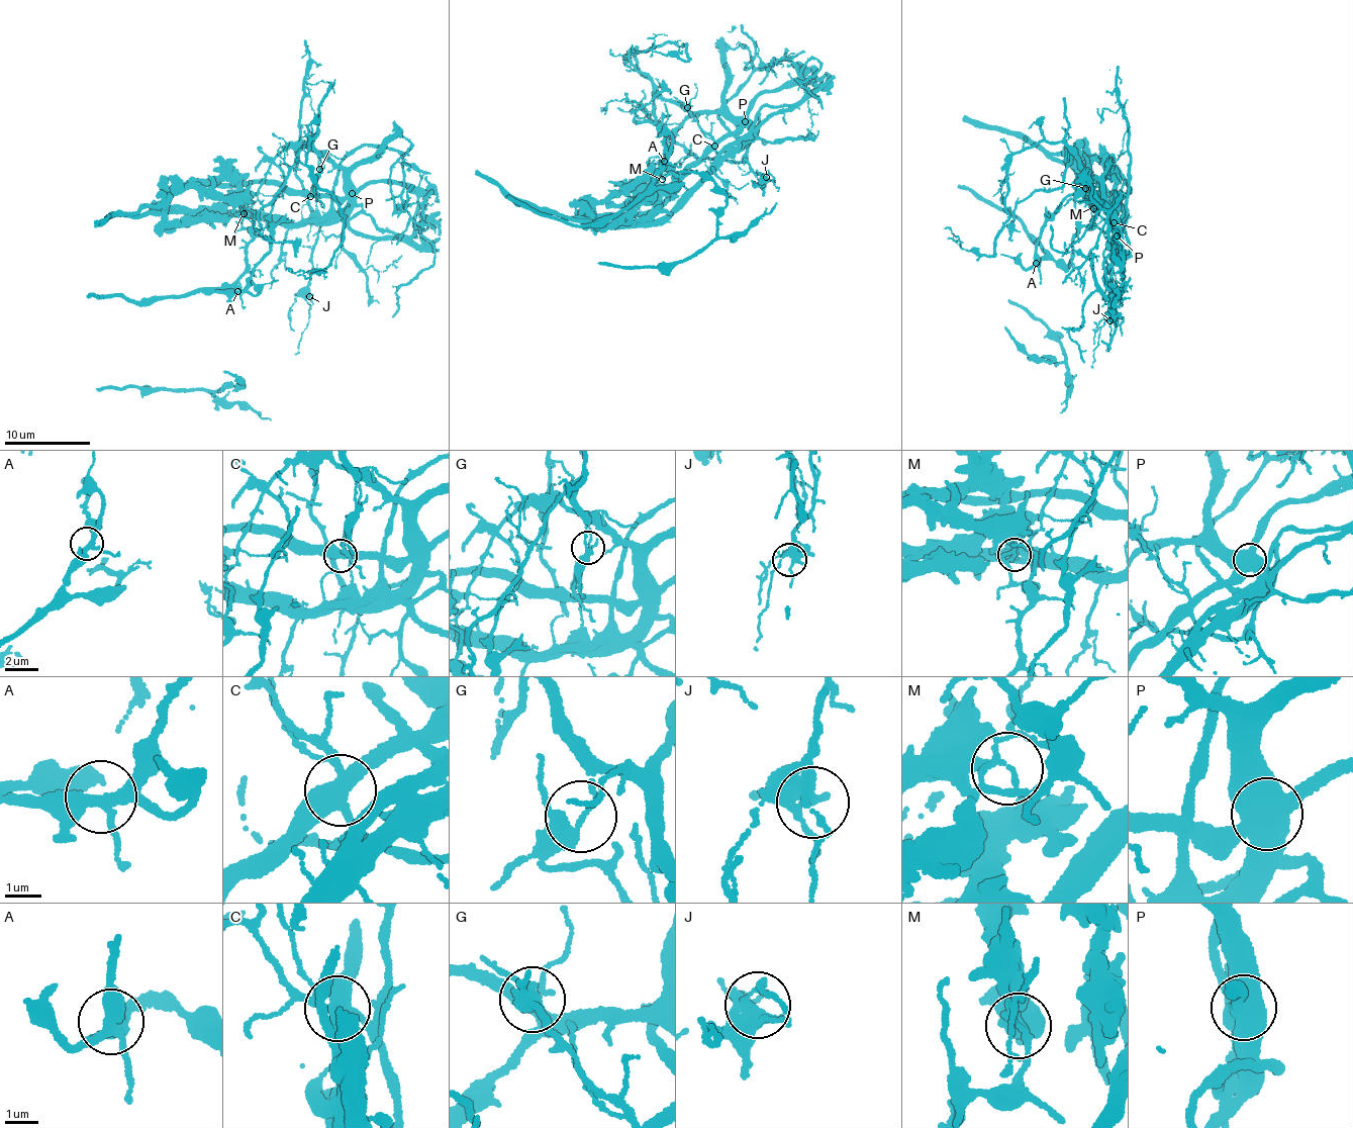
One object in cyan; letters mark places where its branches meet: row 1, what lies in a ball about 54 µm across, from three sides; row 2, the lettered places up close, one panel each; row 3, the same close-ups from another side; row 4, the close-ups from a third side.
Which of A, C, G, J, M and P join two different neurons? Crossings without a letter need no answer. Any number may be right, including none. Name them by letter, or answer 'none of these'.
C, G, M, P

